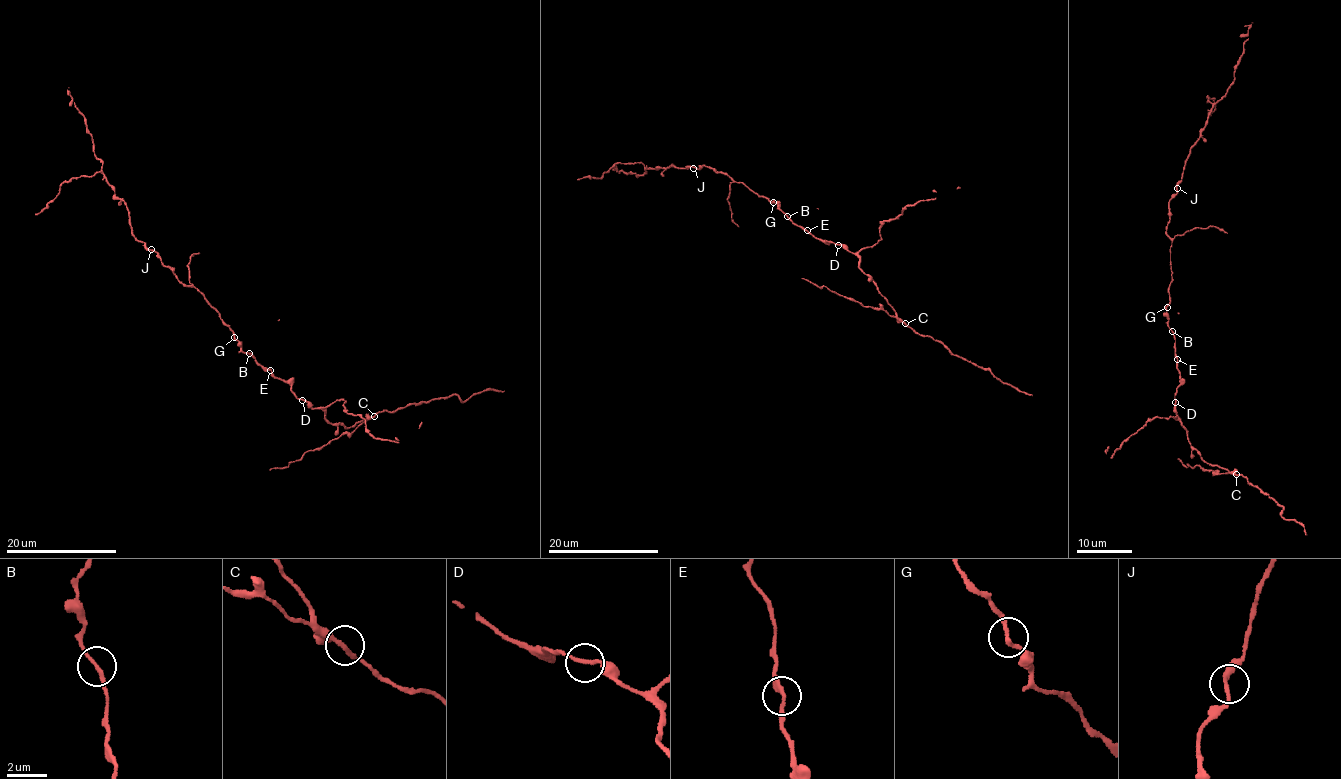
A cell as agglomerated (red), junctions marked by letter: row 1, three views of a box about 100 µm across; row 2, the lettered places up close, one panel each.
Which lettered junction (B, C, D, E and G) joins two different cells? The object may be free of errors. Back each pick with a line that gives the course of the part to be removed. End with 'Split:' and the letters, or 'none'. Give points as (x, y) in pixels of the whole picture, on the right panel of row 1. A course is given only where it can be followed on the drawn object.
Split: none

